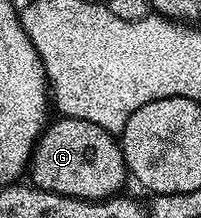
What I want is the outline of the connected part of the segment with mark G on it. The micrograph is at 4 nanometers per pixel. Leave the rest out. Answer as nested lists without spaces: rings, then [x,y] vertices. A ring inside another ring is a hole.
[[[61,116],[55,119],[45,126],[33,147],[28,170],[31,184],[42,191],[73,196],[75,199],[102,200],[119,194],[128,174],[117,138],[84,118]]]

